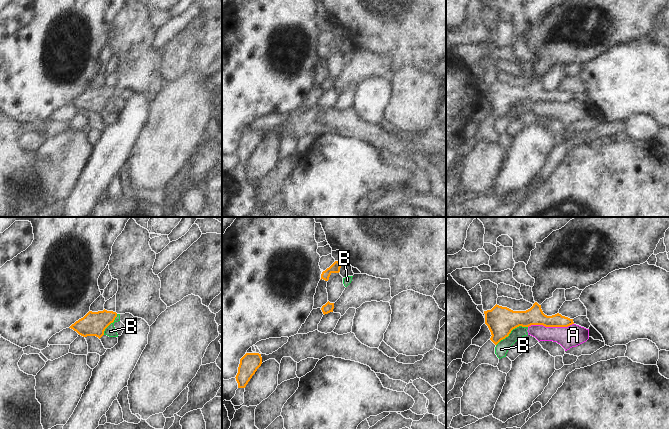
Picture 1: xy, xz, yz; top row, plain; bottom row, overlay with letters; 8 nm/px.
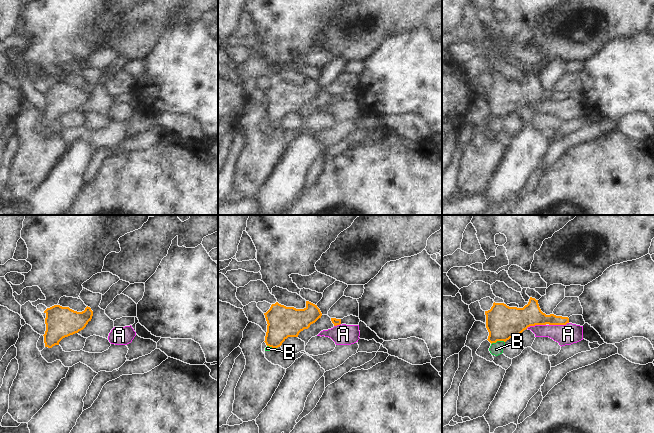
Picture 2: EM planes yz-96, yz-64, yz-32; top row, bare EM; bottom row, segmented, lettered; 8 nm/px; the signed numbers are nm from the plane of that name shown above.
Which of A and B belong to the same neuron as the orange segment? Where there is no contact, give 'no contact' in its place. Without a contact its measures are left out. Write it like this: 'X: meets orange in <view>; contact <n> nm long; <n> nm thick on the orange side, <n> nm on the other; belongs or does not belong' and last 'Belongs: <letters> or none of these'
A: meets orange in yz; contact 360 nm long; 140 nm thick on the orange side, 170 nm on the other; does not belong
B: meets orange in yz; contact 300 nm long; 220 nm thick on the orange side, 110 nm on the other; does not belong
Belongs: none of these

